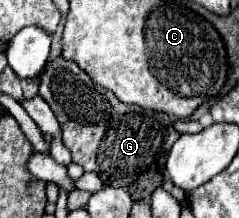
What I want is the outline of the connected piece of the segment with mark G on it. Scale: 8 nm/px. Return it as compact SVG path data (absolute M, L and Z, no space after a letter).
M56 57L40 79L38 95L54 111L62 129L62 143L70 149L72 161L82 165L84 171L94 171L104 185L128 187L180 137L166 113L120 103L112 91L98 87L72 61Z

